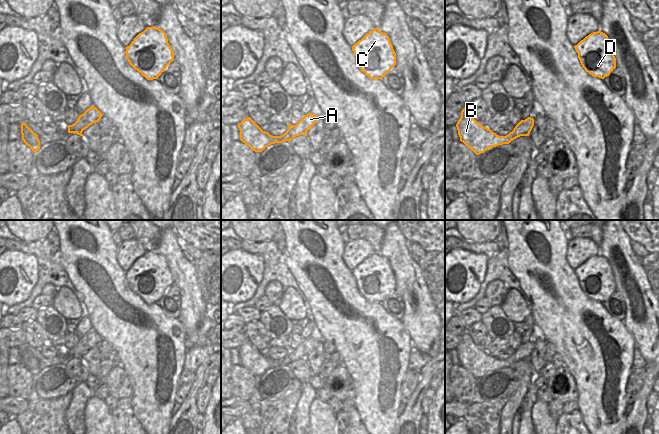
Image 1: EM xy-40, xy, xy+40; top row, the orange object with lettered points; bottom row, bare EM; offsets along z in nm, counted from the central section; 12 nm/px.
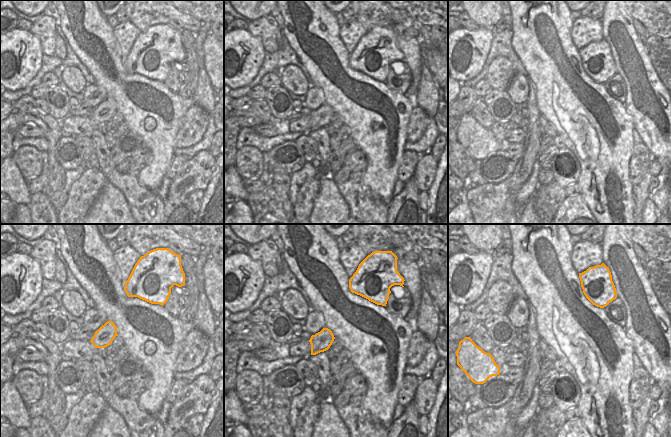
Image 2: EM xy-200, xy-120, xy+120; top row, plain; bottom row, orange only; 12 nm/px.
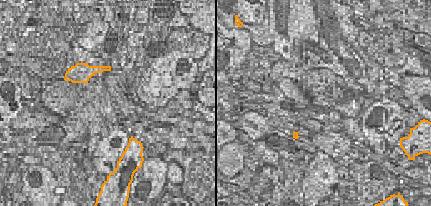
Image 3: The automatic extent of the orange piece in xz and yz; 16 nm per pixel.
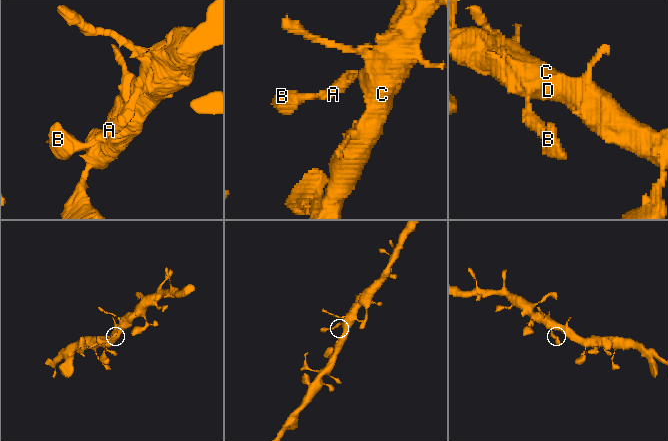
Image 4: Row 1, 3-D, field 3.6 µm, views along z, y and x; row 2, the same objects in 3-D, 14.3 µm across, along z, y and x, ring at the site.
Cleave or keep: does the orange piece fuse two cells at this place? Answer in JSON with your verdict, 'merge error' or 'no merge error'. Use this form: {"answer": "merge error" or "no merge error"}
{"answer": "no merge error"}

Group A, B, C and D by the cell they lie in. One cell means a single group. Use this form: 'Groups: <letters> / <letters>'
Groups: A B C D

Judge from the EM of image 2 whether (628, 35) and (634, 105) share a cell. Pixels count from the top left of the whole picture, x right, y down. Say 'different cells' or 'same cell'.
same cell

